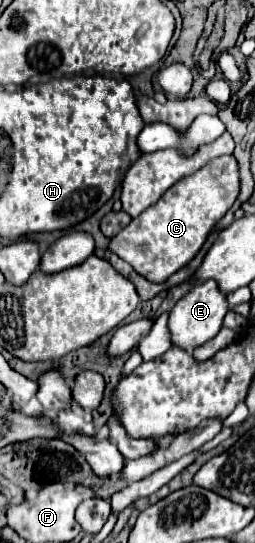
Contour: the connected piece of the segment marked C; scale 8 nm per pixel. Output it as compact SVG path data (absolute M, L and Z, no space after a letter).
M219 156L211 162L207 162L203 168L199 168L195 174L185 176L177 184L173 184L153 206L149 206L145 212L141 212L137 218L131 220L127 228L123 228L111 242L109 250L115 252L121 260L129 262L137 274L147 278L149 282L163 284L169 276L173 276L179 268L187 266L195 254L205 244L209 232L213 226L227 214L227 210L233 206L235 198L239 194L239 168L233 156Z

